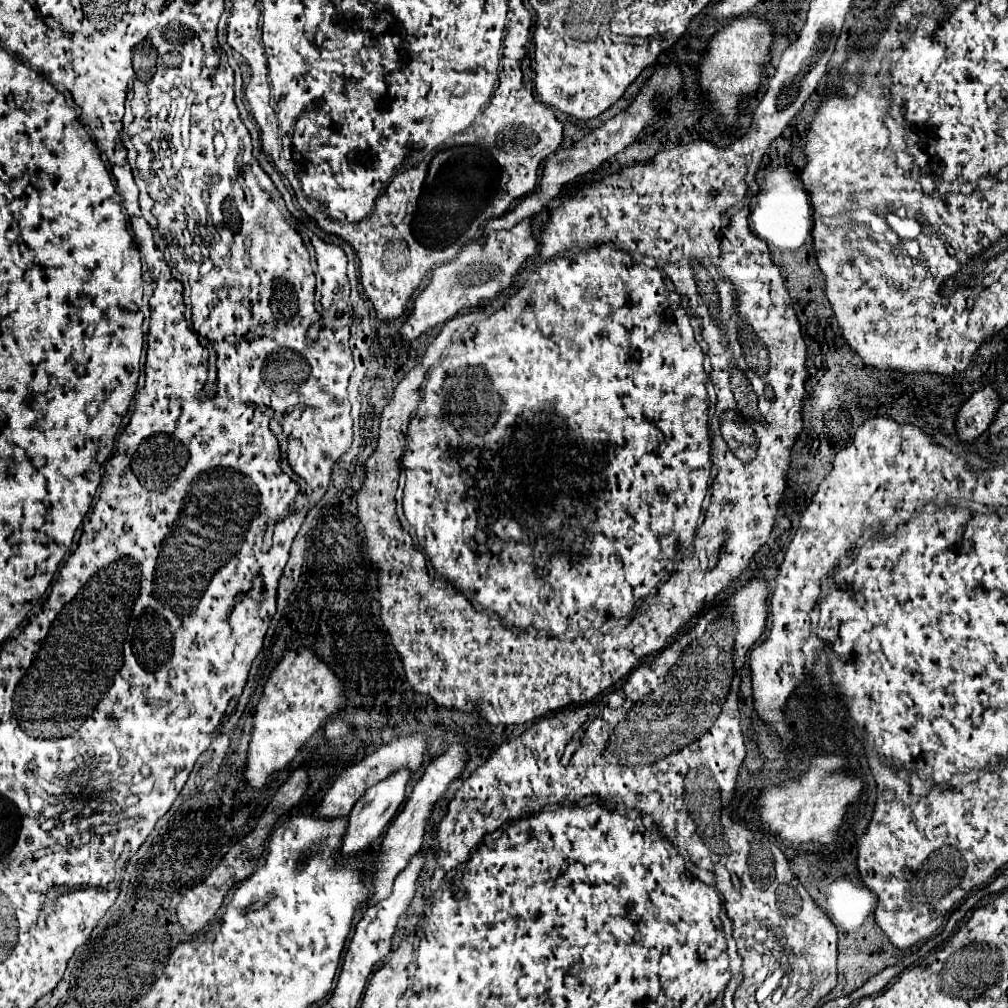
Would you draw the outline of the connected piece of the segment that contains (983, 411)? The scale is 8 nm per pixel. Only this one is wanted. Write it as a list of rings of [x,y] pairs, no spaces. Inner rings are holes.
[[[985,385],[983,389],[975,391],[969,401],[963,403],[955,427],[963,441],[973,441],[981,433],[985,433],[997,417],[1001,407],[1001,395],[993,385]]]

